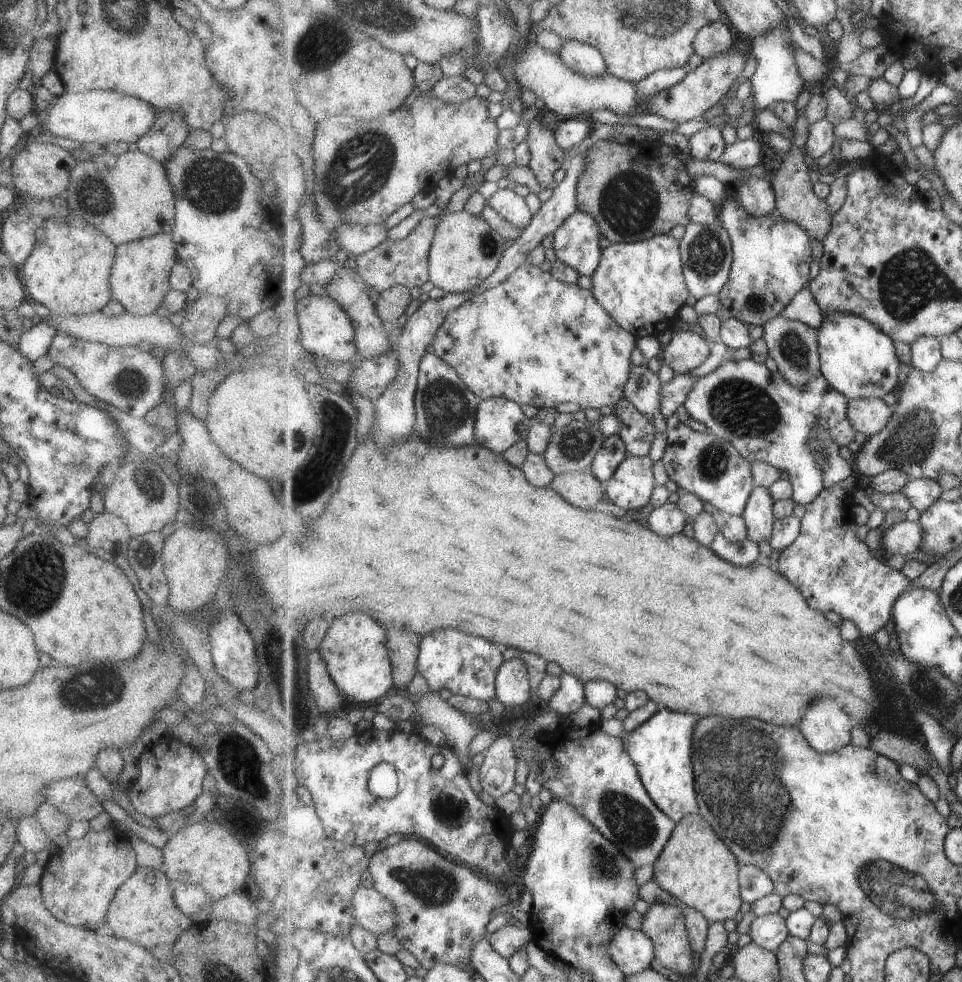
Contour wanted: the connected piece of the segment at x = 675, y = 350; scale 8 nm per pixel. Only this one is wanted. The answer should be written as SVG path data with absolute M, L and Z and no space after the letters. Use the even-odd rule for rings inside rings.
M691 332L673 333L670 343L661 352L665 362L675 374L689 373L710 358L712 343L705 337Z

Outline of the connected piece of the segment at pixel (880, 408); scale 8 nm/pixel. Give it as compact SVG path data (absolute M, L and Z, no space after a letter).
M880 398L849 399L848 417L852 427L865 436L872 437L889 422L894 406L889 406Z

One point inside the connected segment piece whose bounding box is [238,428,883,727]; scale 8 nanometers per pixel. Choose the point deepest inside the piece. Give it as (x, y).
(444, 526)

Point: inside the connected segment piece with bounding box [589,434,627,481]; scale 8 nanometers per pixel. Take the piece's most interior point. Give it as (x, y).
(609, 458)

